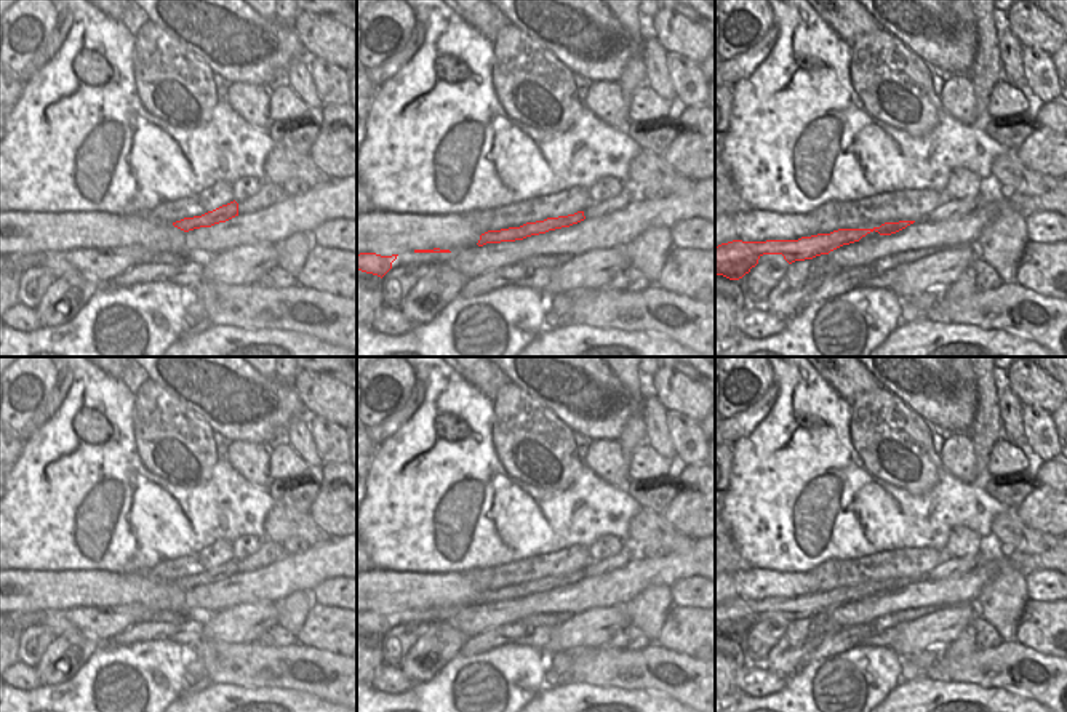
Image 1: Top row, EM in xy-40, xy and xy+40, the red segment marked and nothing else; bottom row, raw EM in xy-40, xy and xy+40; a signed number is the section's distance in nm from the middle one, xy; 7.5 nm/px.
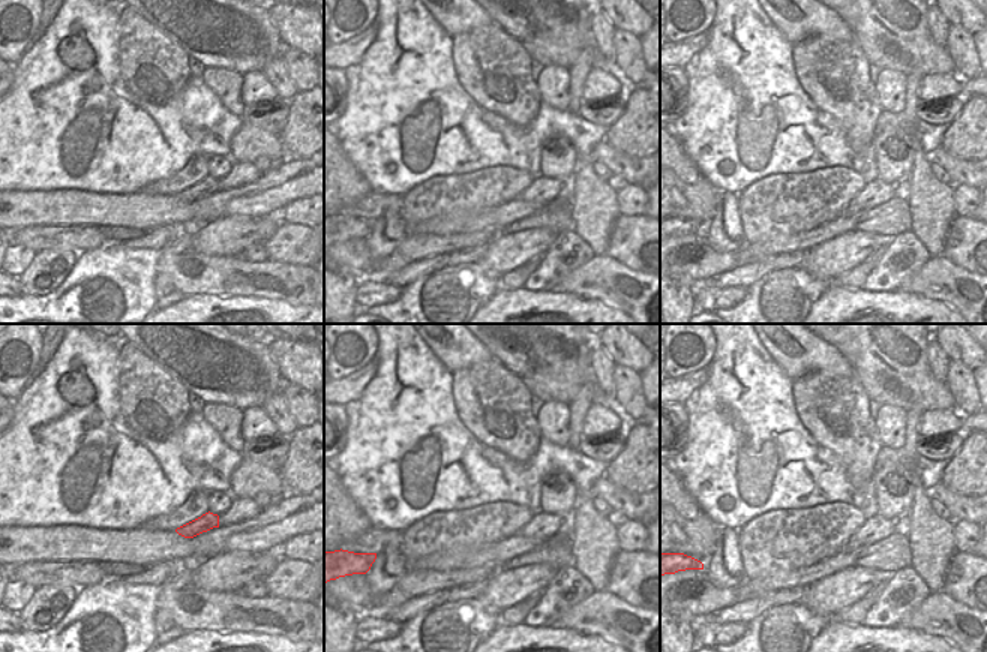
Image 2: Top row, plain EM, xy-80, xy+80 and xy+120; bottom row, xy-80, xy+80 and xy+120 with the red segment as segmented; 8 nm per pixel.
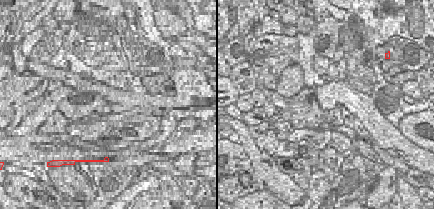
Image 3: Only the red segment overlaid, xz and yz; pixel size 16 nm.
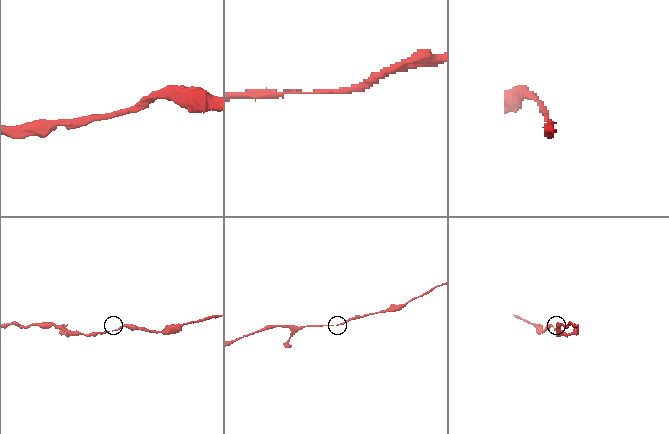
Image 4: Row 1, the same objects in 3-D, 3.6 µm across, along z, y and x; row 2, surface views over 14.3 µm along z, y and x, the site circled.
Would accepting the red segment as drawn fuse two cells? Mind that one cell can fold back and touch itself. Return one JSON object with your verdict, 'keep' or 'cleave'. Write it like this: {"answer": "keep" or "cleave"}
{"answer": "keep"}

